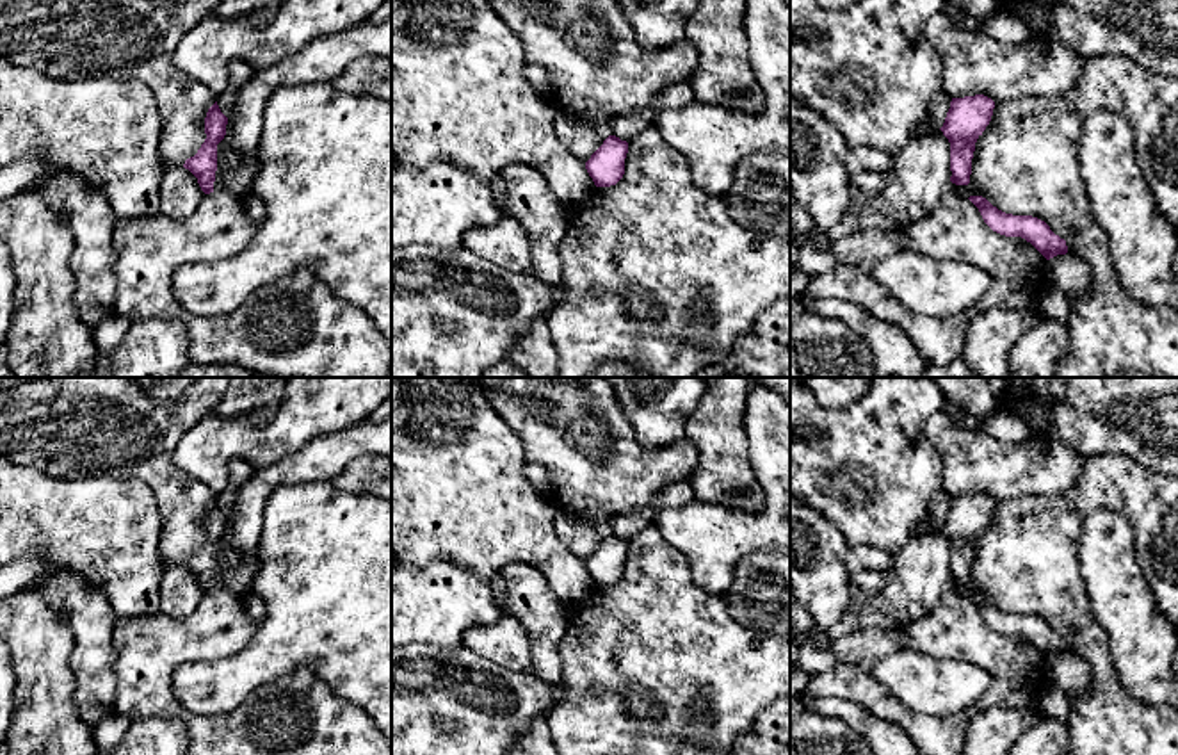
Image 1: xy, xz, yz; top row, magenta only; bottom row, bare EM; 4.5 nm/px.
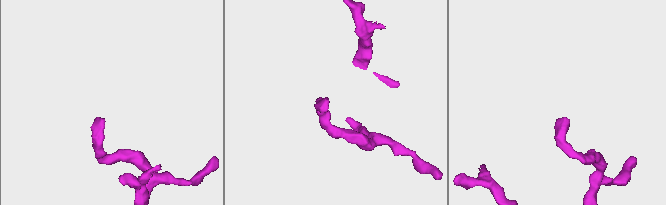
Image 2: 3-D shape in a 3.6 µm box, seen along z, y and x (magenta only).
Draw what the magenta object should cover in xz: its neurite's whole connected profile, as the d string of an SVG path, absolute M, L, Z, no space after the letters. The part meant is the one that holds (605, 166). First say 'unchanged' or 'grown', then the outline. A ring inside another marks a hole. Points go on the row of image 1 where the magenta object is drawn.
unchanged; M609 135L603 144L585 162L585 169L596 187L616 185L625 175L628 142Z

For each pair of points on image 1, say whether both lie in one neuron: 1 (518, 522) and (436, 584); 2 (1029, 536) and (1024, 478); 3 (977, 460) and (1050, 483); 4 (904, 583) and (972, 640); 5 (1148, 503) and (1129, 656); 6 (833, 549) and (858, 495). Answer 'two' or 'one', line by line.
1: two
2: two
3: one
4: two
5: two
6: two

